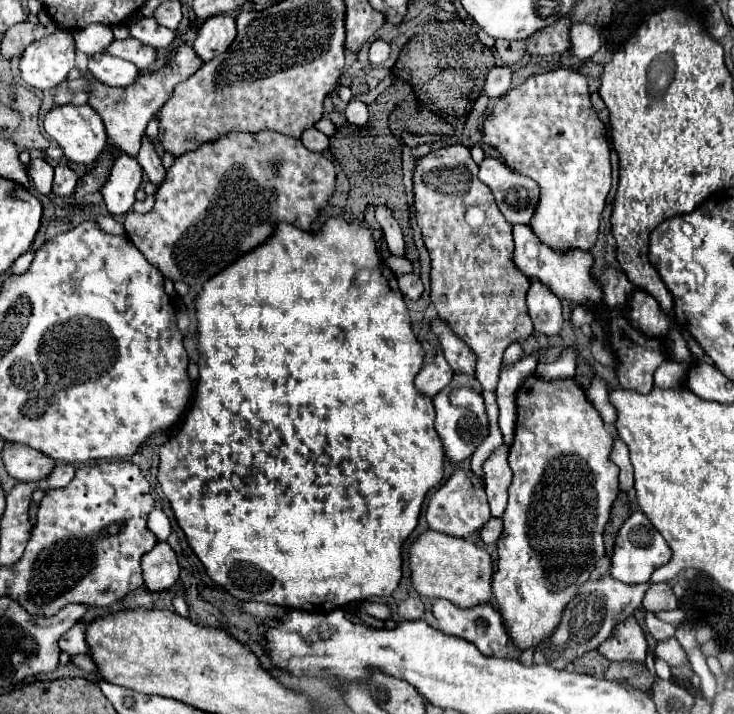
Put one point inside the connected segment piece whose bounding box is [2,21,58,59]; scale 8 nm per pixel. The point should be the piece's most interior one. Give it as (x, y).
(16, 39)

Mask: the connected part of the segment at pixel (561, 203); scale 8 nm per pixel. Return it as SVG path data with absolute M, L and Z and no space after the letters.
M556 69L528 77L522 85L510 89L498 99L492 115L484 123L484 143L498 149L512 169L534 179L540 185L540 203L532 217L532 231L554 251L588 251L598 237L600 213L612 187L610 145L606 125L598 119L588 93L586 77L572 69Z

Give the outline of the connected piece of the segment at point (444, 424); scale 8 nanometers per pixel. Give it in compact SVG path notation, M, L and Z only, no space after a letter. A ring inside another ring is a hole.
M454 375L452 383L434 397L434 409L436 409L434 429L442 441L444 457L450 465L460 467L462 461L474 455L476 447L484 439L484 433L488 433L488 419L486 419L478 381L468 375Z

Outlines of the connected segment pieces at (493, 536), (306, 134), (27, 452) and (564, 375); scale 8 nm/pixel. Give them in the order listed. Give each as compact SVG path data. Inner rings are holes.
M492 517L492 519L490 519L490 521L488 521L484 527L482 527L482 533L480 533L482 541L484 541L484 543L496 543L496 541L500 539L502 527L504 527L502 519L496 519L496 517Z
M310 127L308 131L302 131L302 143L310 149L310 151L318 151L322 153L326 147L328 147L328 137L324 133L320 133L318 129Z
M6 443L2 449L6 471L18 481L36 481L52 473L54 461L22 443Z
M566 347L560 353L558 361L536 367L536 375L542 379L568 379L568 377L574 377L574 371L576 371L576 349L574 347Z

